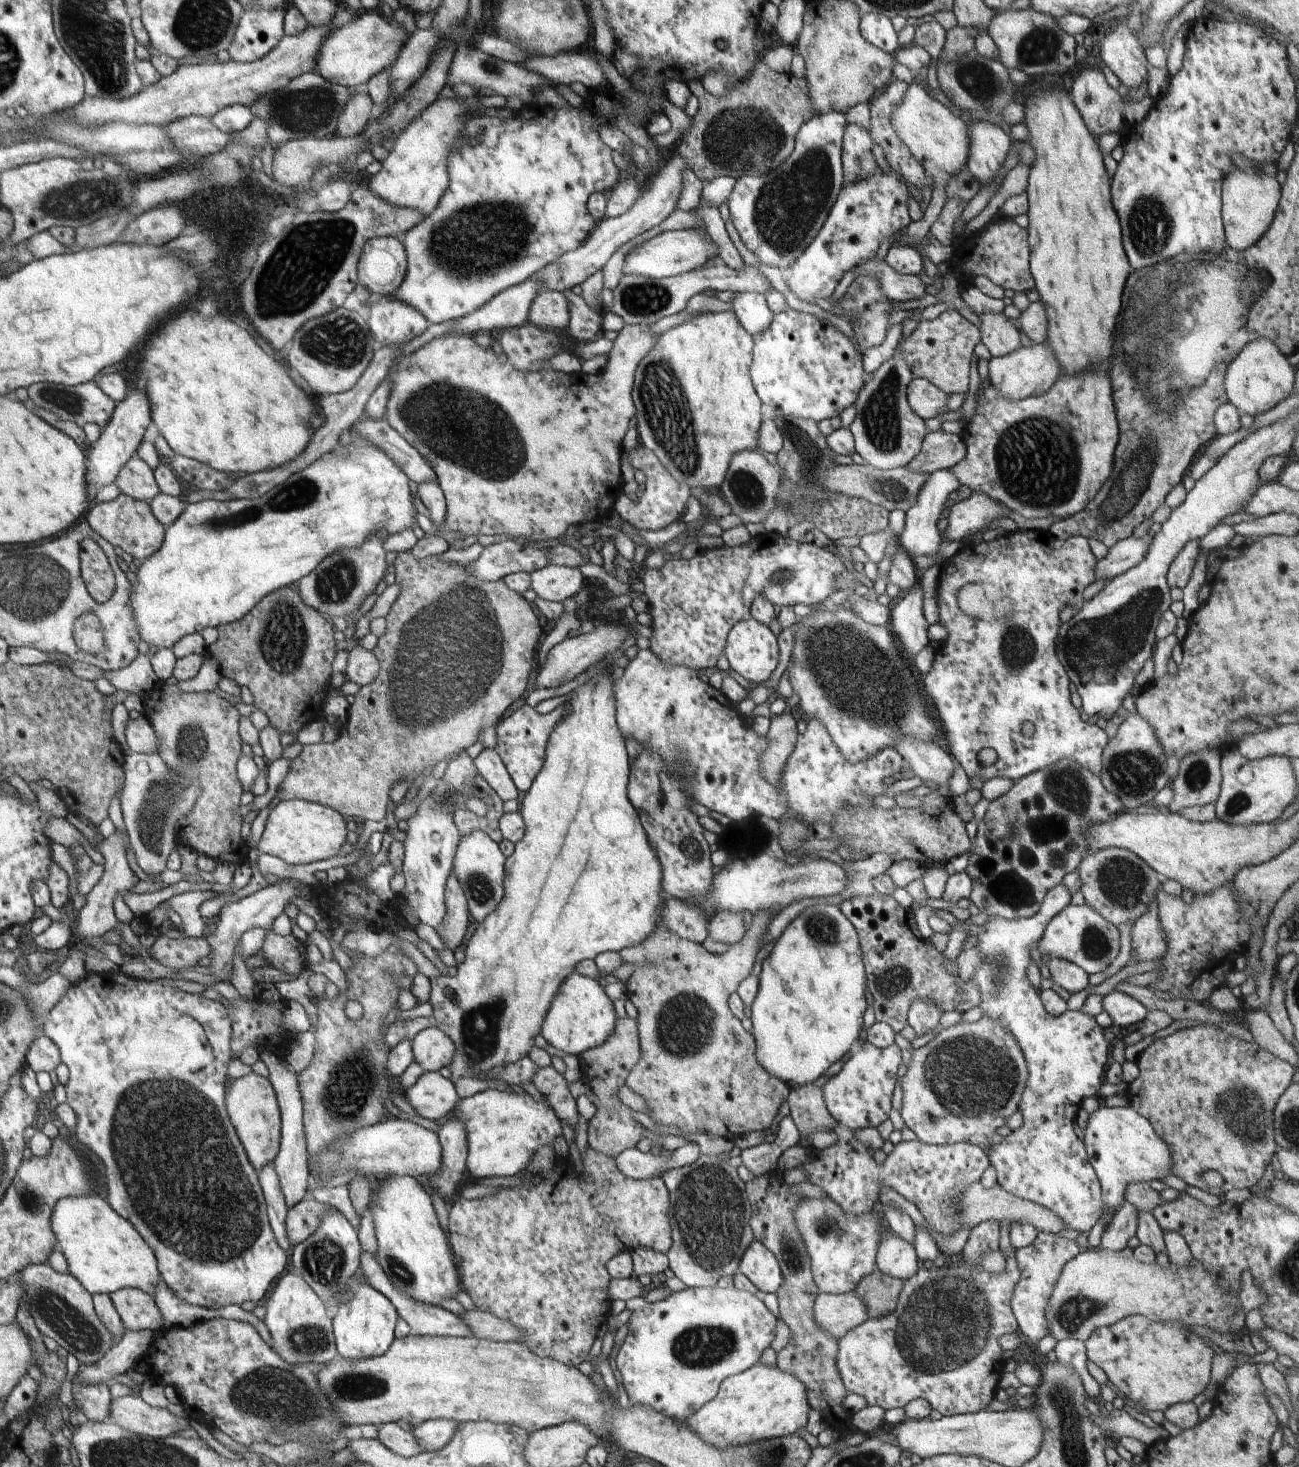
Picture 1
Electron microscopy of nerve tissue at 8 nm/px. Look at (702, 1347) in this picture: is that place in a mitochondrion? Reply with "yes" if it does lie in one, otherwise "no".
yes

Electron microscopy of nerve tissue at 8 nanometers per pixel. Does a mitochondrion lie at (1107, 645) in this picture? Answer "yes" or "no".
yes

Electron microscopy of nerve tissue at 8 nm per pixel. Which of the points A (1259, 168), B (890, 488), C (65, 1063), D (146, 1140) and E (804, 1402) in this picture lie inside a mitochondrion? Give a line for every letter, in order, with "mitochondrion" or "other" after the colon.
A: other
B: mitochondrion
C: other
D: mitochondrion
E: other

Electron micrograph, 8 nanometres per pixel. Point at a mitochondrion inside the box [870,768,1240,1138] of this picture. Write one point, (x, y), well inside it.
(970, 1075)

